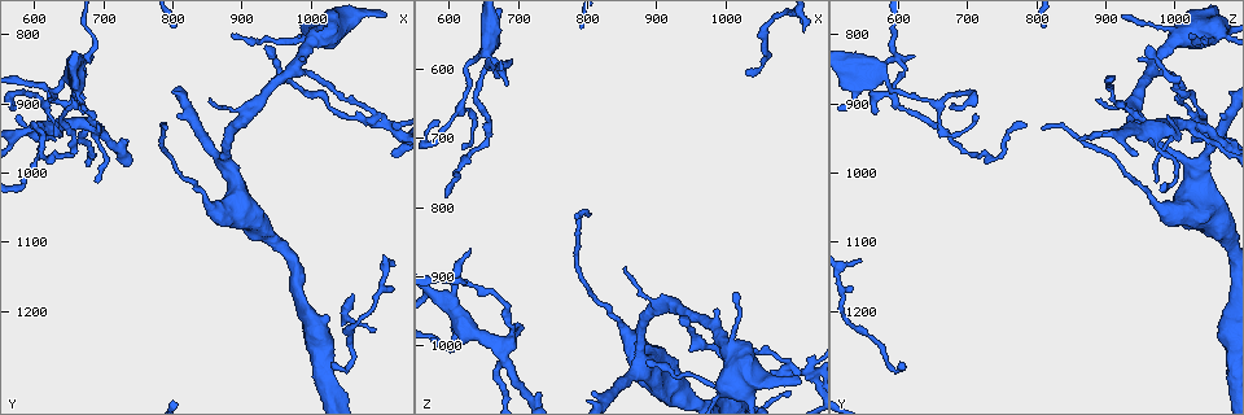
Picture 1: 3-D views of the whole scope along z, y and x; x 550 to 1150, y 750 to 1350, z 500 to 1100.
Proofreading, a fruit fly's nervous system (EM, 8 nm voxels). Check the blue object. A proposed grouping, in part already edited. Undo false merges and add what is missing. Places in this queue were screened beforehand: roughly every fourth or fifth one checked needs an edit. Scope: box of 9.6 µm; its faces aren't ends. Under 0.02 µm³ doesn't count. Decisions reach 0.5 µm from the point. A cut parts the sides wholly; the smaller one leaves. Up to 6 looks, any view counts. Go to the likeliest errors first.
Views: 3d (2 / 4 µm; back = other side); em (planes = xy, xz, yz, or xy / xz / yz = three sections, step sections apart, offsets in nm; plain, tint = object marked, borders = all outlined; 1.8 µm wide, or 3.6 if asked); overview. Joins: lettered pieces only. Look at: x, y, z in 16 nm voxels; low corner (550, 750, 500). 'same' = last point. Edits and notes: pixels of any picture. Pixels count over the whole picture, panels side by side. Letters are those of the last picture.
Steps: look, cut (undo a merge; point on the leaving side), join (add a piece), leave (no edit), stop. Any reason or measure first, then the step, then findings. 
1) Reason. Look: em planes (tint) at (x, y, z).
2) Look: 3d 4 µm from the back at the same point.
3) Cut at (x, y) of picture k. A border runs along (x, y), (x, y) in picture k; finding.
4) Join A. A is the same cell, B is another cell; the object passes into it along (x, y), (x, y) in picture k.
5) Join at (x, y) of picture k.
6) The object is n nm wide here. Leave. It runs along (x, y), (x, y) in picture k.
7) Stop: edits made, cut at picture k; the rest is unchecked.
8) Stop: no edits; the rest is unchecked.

Sudden change in width. Look: 3d 2 µm at (675, 930, 1000).

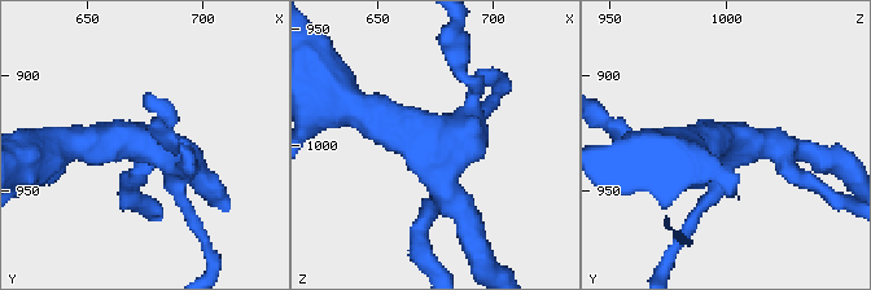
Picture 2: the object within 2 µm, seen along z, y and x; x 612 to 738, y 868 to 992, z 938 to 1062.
Look: em xz step 16 (borders) at (674, 929, 995).

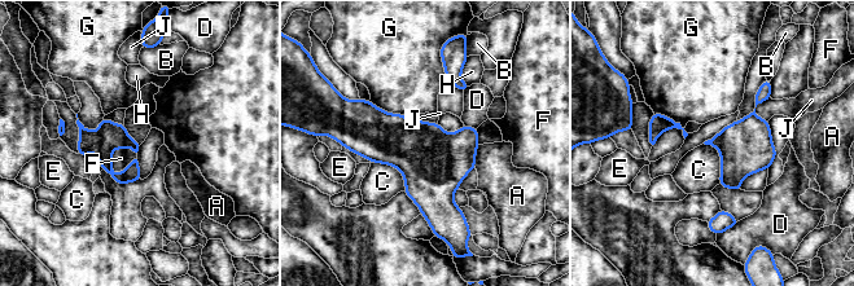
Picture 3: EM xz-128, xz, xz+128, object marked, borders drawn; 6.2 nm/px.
Look: em planes (borders) at the same point.

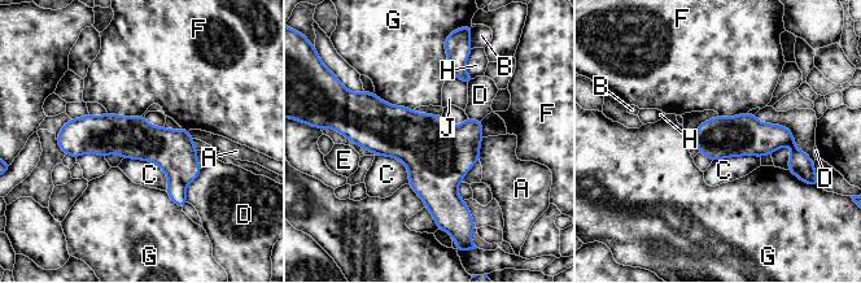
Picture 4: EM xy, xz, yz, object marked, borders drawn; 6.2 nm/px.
The object is 260 nm wide here. Leave. A, B, C, D, E, F, G, H and J are other cells; a border runs along (123, 157), (153, 161), (166, 190) in picture 4; all the same cell.

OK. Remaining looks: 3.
Sudden change in width. Look: 3d 4 µm at (675, 830, 595).

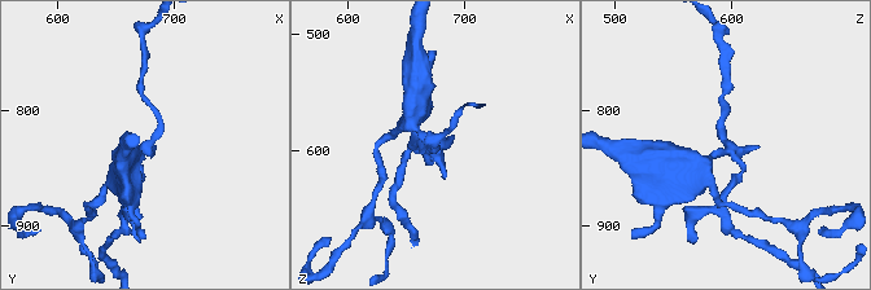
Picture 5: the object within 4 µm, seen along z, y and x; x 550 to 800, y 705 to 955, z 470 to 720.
Need the tissue. Look: em 3.6 µm planes (borders) at (676, 834, 600).

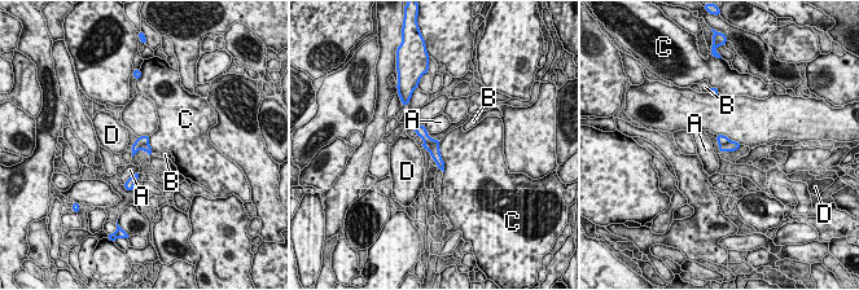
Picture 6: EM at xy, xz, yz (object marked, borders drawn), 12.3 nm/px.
The object is 160 nm wide here. Cut at (425, 145) of picture 6. A, B, C and D are other cells; a border runs along (425, 141), (430, 145), (430, 150) in picture 6; two cells meet here.

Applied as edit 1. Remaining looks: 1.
Stop: edits made, cut at picture 6; the rest is unchecked.

